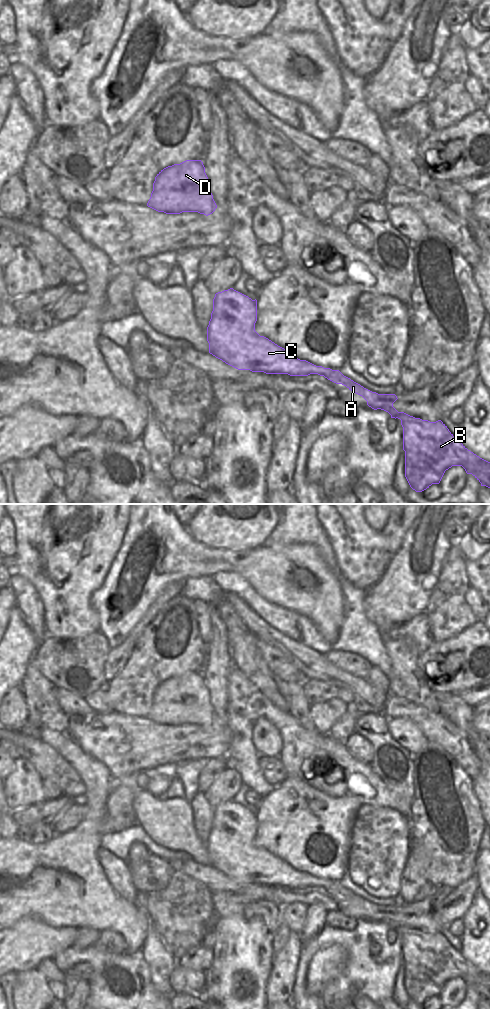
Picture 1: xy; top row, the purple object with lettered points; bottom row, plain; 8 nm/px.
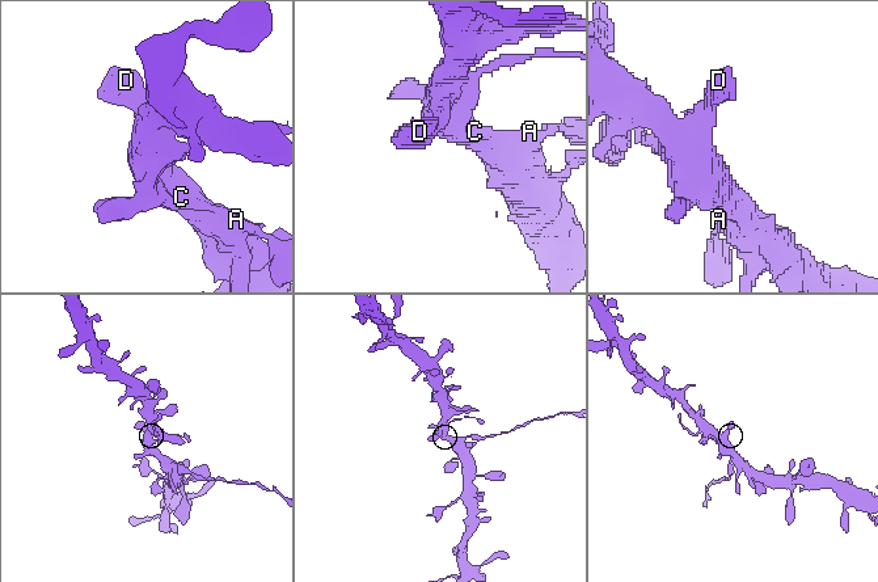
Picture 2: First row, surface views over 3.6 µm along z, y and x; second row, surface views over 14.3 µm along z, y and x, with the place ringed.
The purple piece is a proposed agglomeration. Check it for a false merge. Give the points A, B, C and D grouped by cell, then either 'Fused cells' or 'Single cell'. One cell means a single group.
Groups: A C D / B. Fused cells

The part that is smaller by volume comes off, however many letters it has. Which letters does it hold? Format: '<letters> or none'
B

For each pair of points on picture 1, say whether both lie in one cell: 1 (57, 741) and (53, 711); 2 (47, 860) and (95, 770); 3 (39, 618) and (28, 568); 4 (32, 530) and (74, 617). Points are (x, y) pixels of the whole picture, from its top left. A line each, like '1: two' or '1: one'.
1: two
2: one
3: two
4: one

